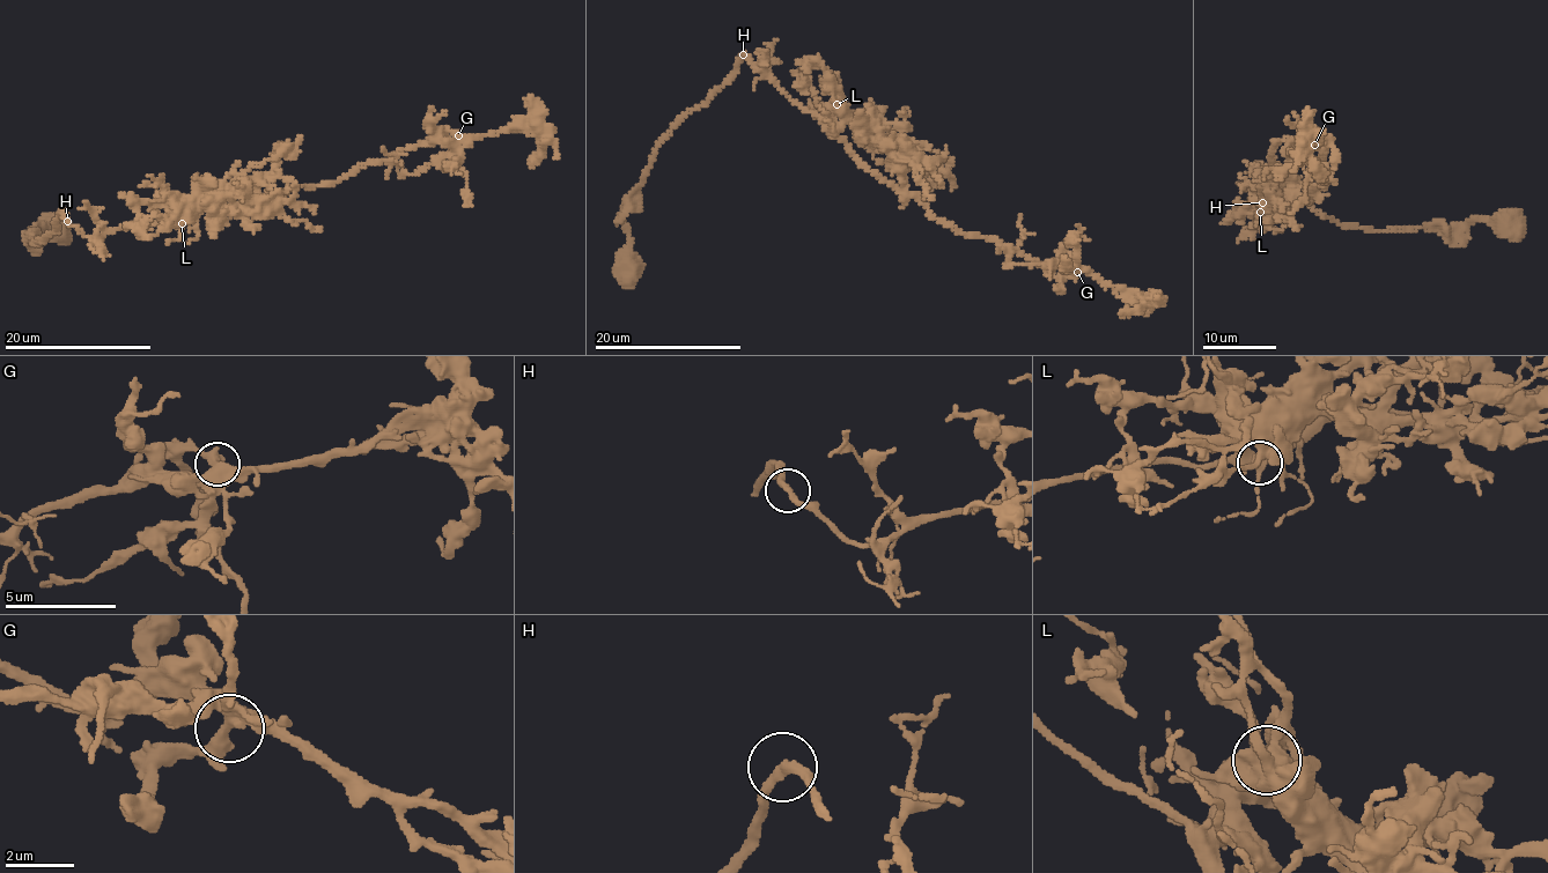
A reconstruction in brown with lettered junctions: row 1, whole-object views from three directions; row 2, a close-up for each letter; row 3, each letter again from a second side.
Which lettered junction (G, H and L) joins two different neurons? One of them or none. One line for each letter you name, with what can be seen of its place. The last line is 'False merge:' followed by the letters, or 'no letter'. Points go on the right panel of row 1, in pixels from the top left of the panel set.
False merge: no letter

